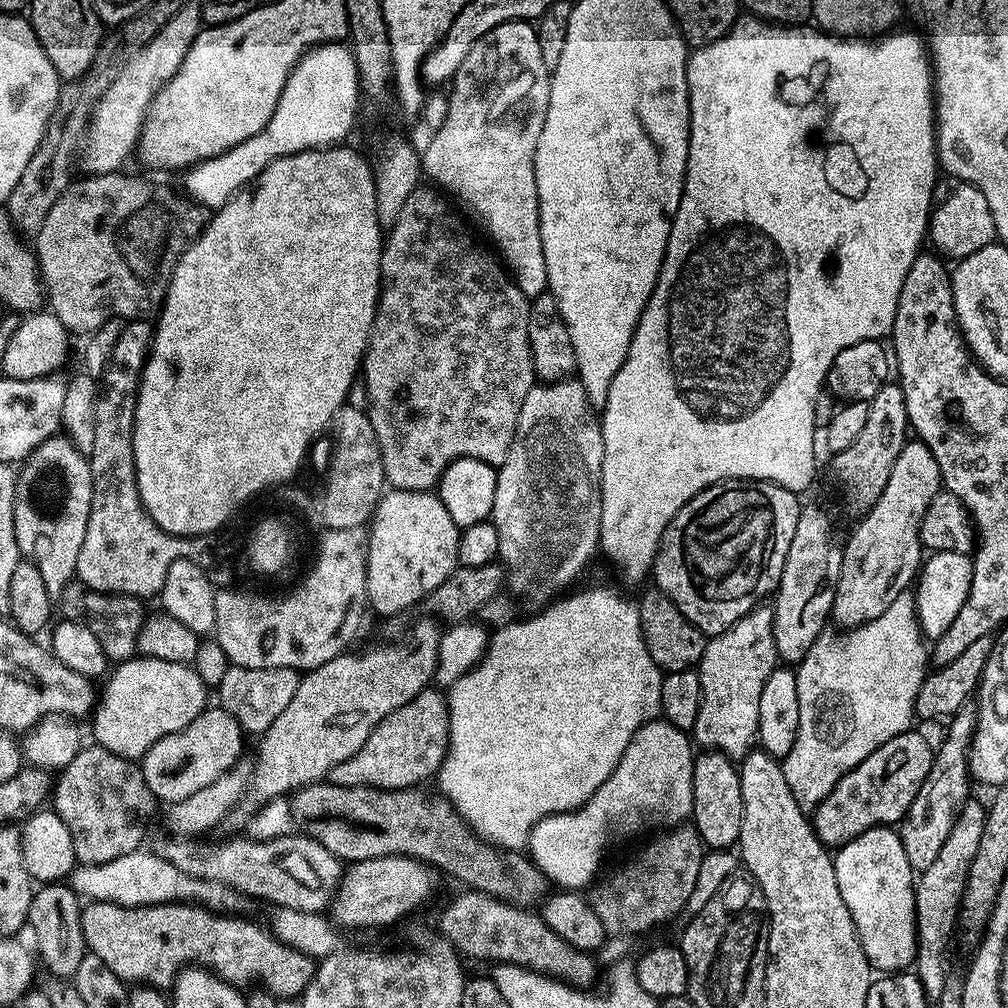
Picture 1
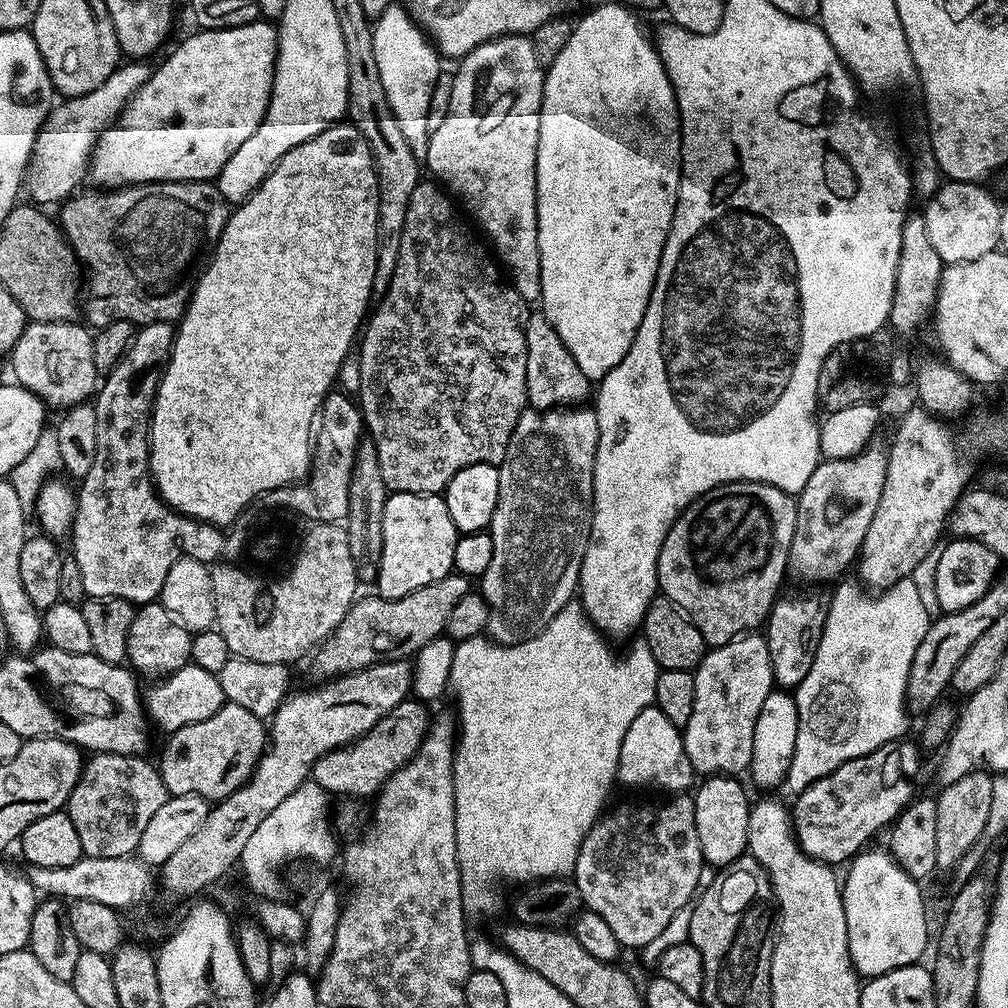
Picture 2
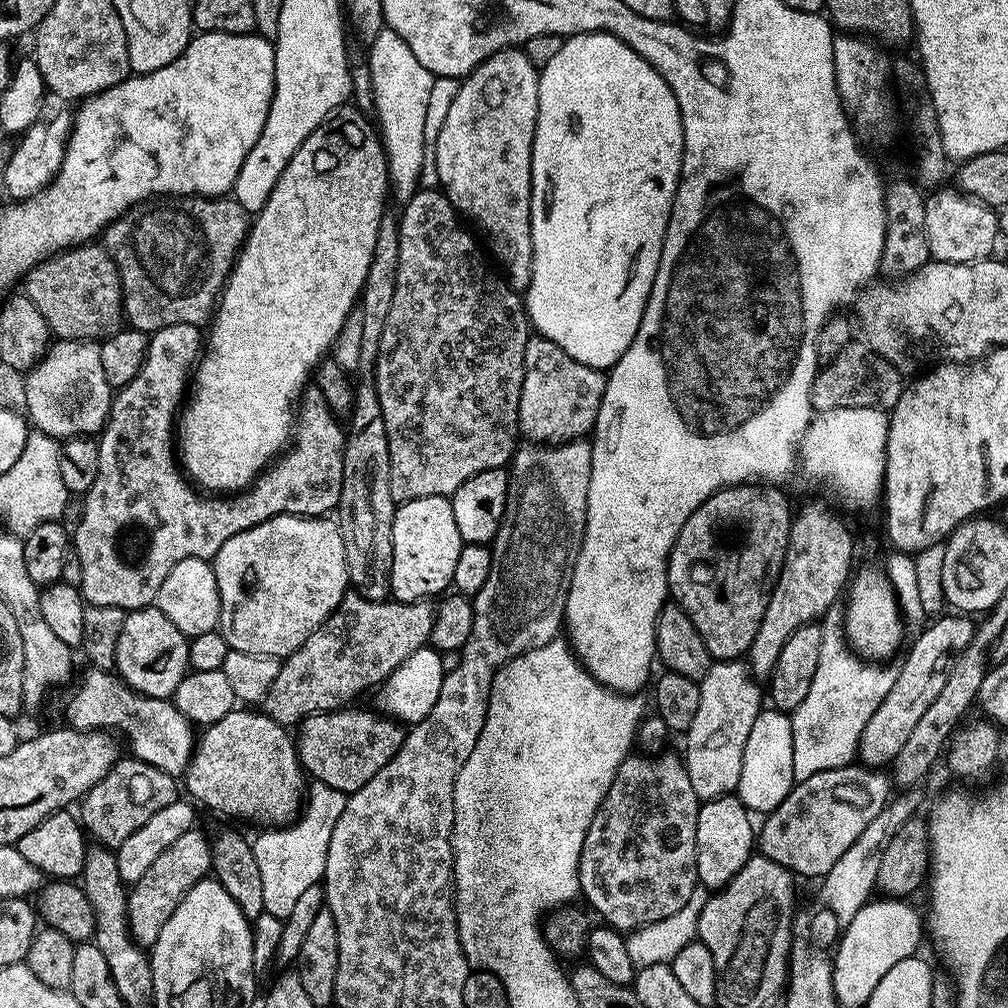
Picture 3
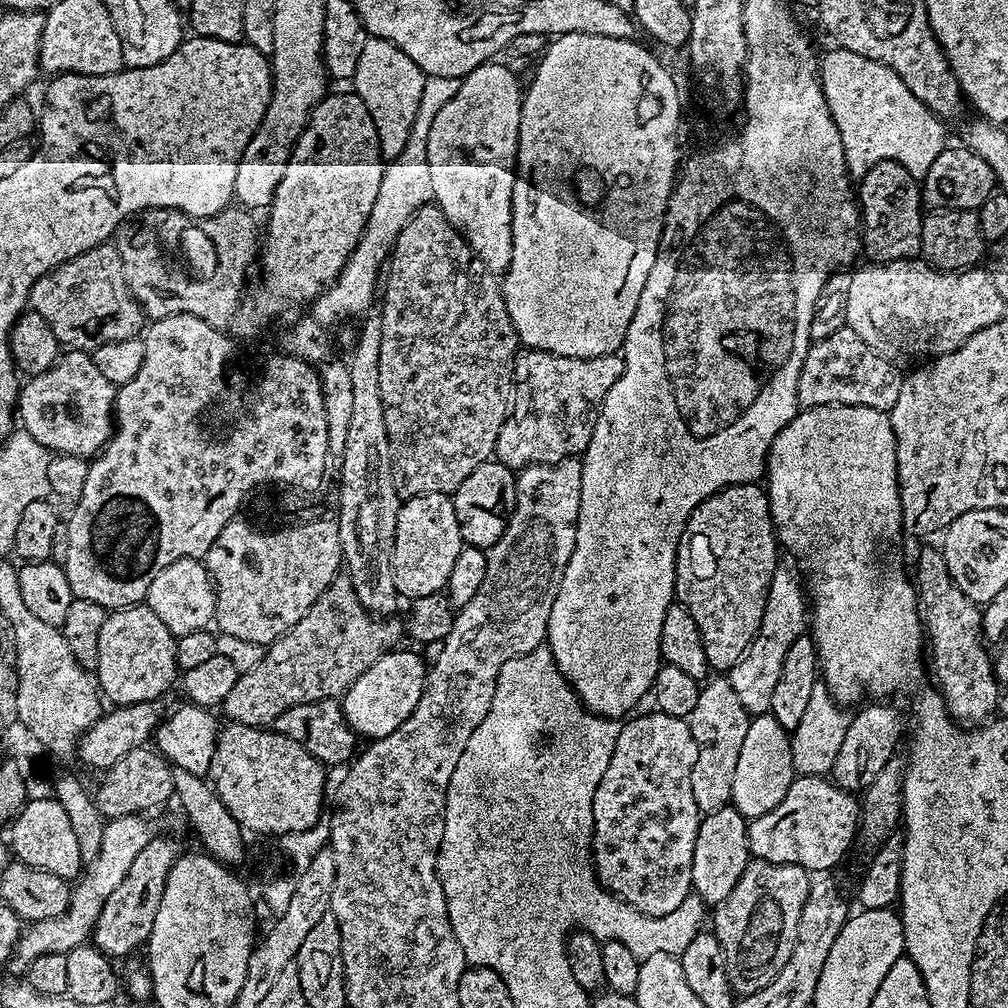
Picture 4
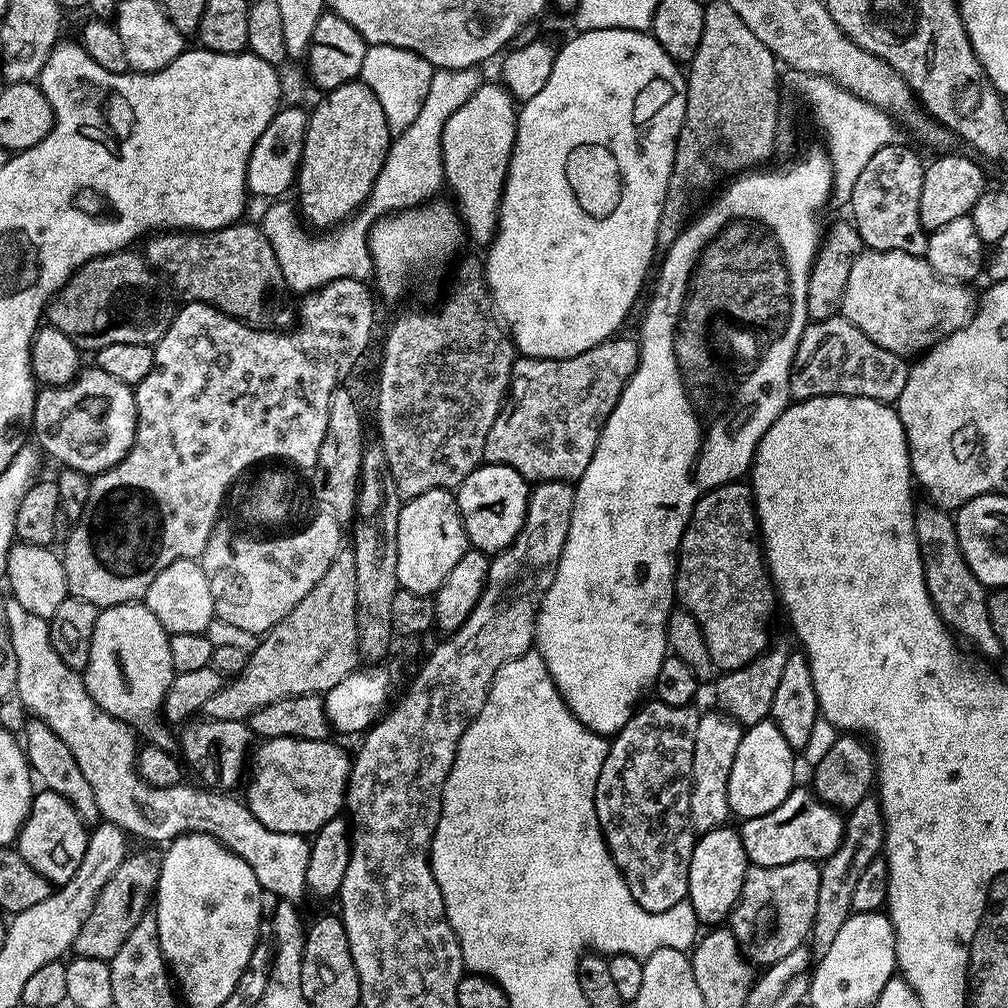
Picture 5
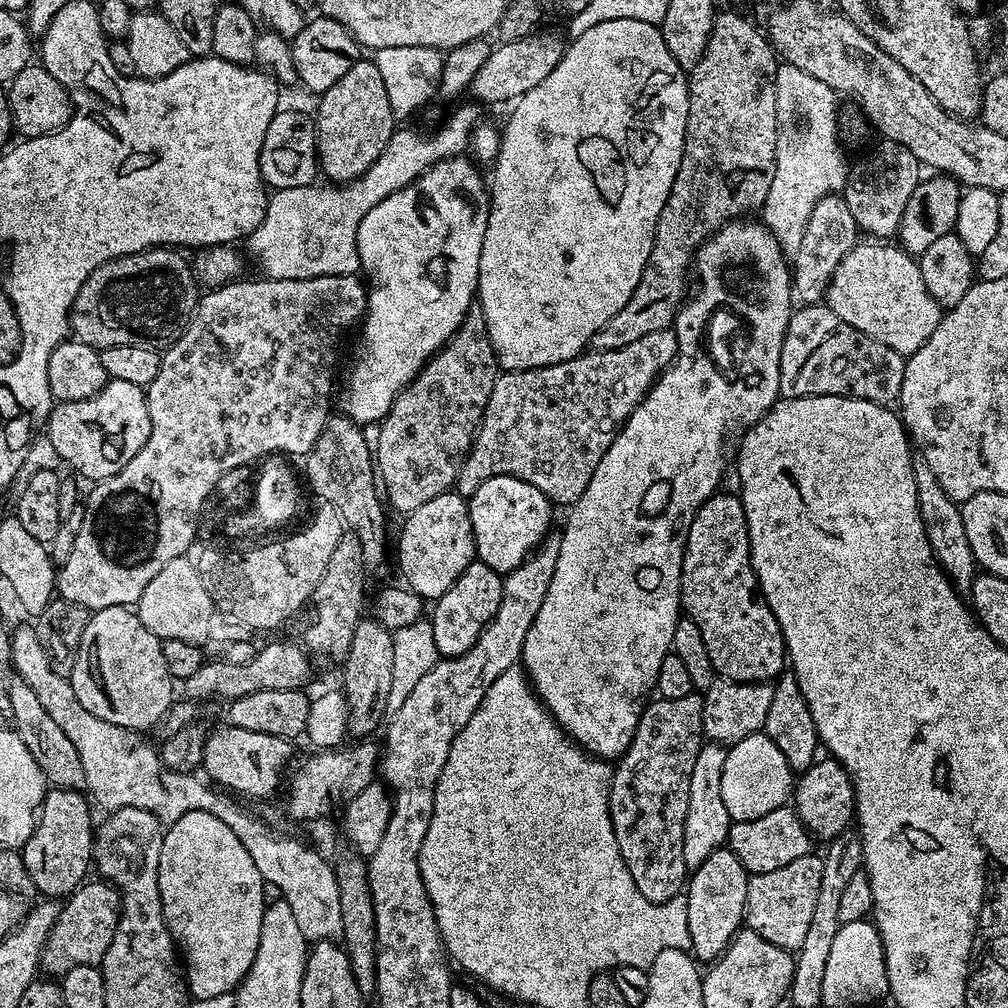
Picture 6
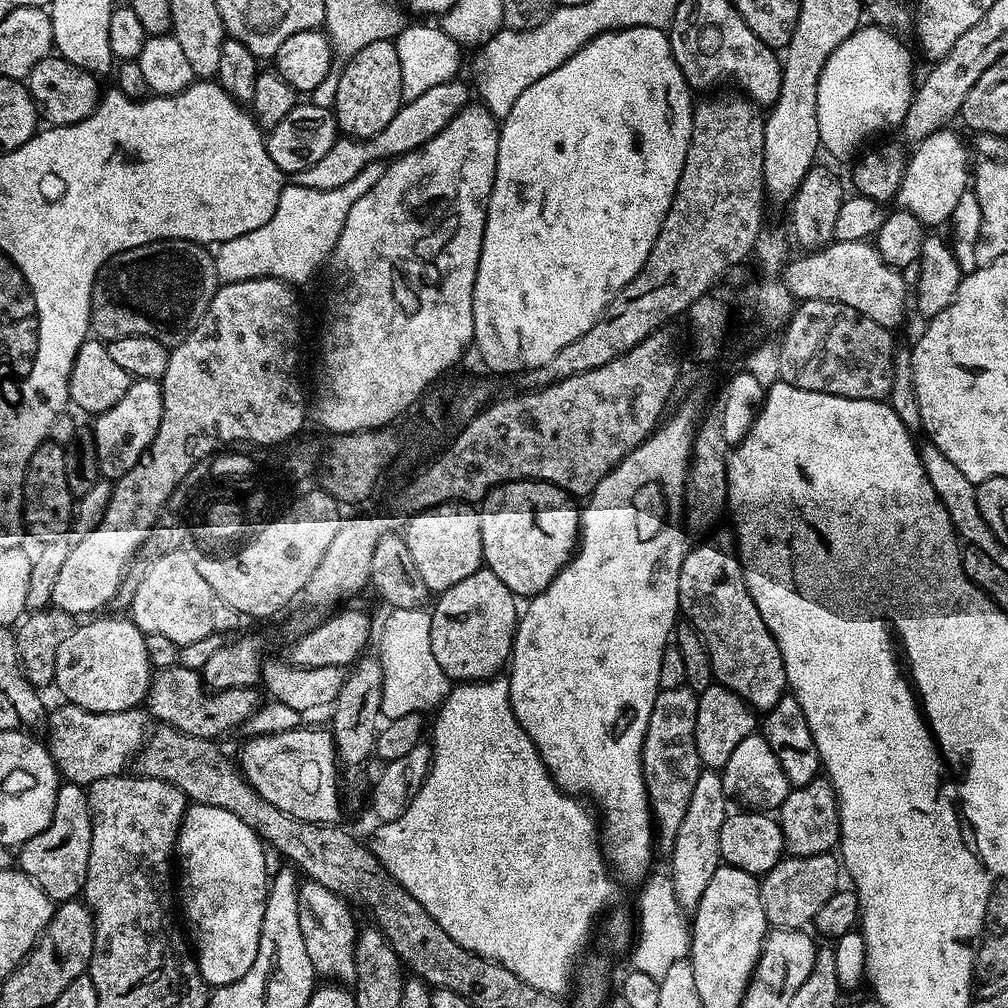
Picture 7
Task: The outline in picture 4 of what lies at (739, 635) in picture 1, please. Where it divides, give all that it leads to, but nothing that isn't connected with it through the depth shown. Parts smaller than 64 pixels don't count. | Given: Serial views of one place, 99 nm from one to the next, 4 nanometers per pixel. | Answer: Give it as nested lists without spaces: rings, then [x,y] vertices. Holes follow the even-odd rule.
[[[712,678],[701,687],[698,706],[694,706],[686,719],[692,728],[694,742],[700,747],[700,757],[690,774],[694,802],[698,802],[701,814],[729,807],[734,790],[734,770],[738,767],[738,754],[742,754],[742,742],[750,719],[748,711],[742,702],[738,702],[738,694],[734,694],[734,686],[730,686],[728,679]]]

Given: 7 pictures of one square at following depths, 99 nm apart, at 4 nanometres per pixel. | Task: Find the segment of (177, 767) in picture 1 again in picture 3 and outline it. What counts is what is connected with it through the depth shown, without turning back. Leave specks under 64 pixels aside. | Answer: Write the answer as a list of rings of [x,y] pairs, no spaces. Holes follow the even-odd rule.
[[[263,710],[244,711],[248,712],[230,711],[220,721],[207,725],[201,731],[204,732],[201,736],[199,733],[194,744],[192,760],[189,761],[188,769],[182,777],[182,784],[188,787],[187,795],[197,805],[205,804],[224,816],[261,820],[264,826],[287,825],[296,819],[306,796],[306,773],[300,767],[293,737],[285,725],[274,722],[274,718],[270,718]]]

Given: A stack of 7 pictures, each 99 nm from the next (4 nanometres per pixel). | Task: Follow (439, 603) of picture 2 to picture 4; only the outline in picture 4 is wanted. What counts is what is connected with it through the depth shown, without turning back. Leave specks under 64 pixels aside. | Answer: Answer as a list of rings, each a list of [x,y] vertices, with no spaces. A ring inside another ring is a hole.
[[[338,574],[326,591],[316,599],[312,609],[288,633],[267,645],[260,665],[249,672],[239,673],[234,688],[224,700],[222,711],[234,724],[245,724],[258,729],[275,725],[277,718],[294,706],[343,697],[374,662],[393,651],[405,636],[406,628],[401,621],[399,624],[396,618],[374,618],[372,613],[364,609],[362,602],[358,602],[358,594],[354,594],[354,586],[348,575]]]

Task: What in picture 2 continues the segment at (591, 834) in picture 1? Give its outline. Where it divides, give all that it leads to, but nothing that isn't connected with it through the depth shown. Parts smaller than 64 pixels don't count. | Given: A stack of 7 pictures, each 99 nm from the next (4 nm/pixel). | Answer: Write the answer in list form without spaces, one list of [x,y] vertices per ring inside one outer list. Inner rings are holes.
[[[653,706],[642,710],[642,714],[630,722],[630,730],[626,730],[626,738],[622,738],[616,778],[621,785],[624,783],[632,788],[672,792],[668,794],[684,794],[693,787],[694,773],[686,754],[684,733],[674,726],[674,722],[670,722],[670,718],[666,718],[666,714],[662,714],[660,708]]]

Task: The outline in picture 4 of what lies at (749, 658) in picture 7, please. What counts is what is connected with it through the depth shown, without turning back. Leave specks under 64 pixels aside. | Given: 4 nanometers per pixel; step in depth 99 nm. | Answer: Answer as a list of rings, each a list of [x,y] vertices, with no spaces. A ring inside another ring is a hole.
[[[733,482],[728,487],[723,488],[721,492],[716,492],[713,496],[707,496],[690,514],[680,539],[680,545],[676,551],[676,591],[674,596],[683,608],[690,610],[690,618],[694,618],[694,622],[698,622],[698,630],[702,634],[702,646],[706,650],[708,666],[713,673],[727,674],[731,668],[738,666],[740,659],[748,653],[750,642],[754,642],[762,622],[762,610],[766,606],[768,587],[778,563],[776,552],[778,553],[778,541],[776,538],[776,527],[770,514],[770,502],[768,501],[767,491],[759,483],[745,484],[743,482]]]

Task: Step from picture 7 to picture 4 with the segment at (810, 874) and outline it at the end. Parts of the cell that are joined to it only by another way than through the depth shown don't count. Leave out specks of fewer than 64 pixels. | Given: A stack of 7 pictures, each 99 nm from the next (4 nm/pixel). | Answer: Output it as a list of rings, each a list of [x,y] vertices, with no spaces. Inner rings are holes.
[[[753,859],[746,866],[742,878],[738,878],[738,886],[730,890],[724,900],[728,904],[728,948],[723,952],[724,971],[728,973],[728,984],[737,997],[749,996],[770,986],[770,982],[778,978],[782,966],[790,962],[790,954],[798,938],[798,918],[802,918],[802,906],[806,906],[809,887],[810,873],[807,868]]]

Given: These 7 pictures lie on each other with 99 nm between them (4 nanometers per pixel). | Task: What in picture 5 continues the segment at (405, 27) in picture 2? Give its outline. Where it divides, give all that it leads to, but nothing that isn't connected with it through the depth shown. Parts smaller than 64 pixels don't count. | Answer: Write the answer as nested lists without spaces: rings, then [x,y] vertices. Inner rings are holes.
[[[385,44],[369,45],[360,78],[380,101],[391,133],[404,132],[417,118],[422,102],[429,92],[433,71],[432,64],[416,52]]]

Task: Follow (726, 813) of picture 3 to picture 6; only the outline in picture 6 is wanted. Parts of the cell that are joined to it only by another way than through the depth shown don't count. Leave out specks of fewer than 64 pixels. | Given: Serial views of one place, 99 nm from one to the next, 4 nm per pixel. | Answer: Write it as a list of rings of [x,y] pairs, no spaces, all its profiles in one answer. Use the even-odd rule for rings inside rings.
[[[725,846],[714,850],[706,862],[691,873],[686,884],[690,952],[697,961],[712,962],[728,947],[733,936],[744,924],[746,886],[750,873],[738,862],[736,855]]]

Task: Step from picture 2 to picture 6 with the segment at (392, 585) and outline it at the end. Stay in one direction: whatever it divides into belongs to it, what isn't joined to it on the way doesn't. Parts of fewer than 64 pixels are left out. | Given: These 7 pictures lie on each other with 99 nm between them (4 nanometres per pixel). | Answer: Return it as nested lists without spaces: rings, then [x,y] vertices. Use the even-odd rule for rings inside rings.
[[[449,490],[422,502],[422,506],[407,513],[403,520],[404,525],[400,528],[400,572],[404,575],[403,583],[425,601],[435,602],[439,596],[446,594],[446,590],[464,573],[466,566],[477,559],[472,523],[468,518],[468,501],[463,495],[460,497],[456,490]]]

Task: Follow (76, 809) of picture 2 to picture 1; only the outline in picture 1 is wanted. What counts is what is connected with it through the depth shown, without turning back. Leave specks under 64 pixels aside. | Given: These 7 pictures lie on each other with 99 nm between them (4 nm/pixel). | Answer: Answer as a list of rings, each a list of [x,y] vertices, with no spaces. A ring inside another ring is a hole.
[[[99,746],[81,747],[80,753],[59,769],[50,793],[51,807],[66,822],[66,830],[70,830],[70,838],[74,838],[74,854],[77,865],[105,864],[114,862],[114,858],[122,858],[122,854],[130,854],[141,847],[144,840],[144,827],[152,816],[154,797],[150,786],[146,786],[146,778],[140,773],[139,763],[126,757],[111,753]]]

